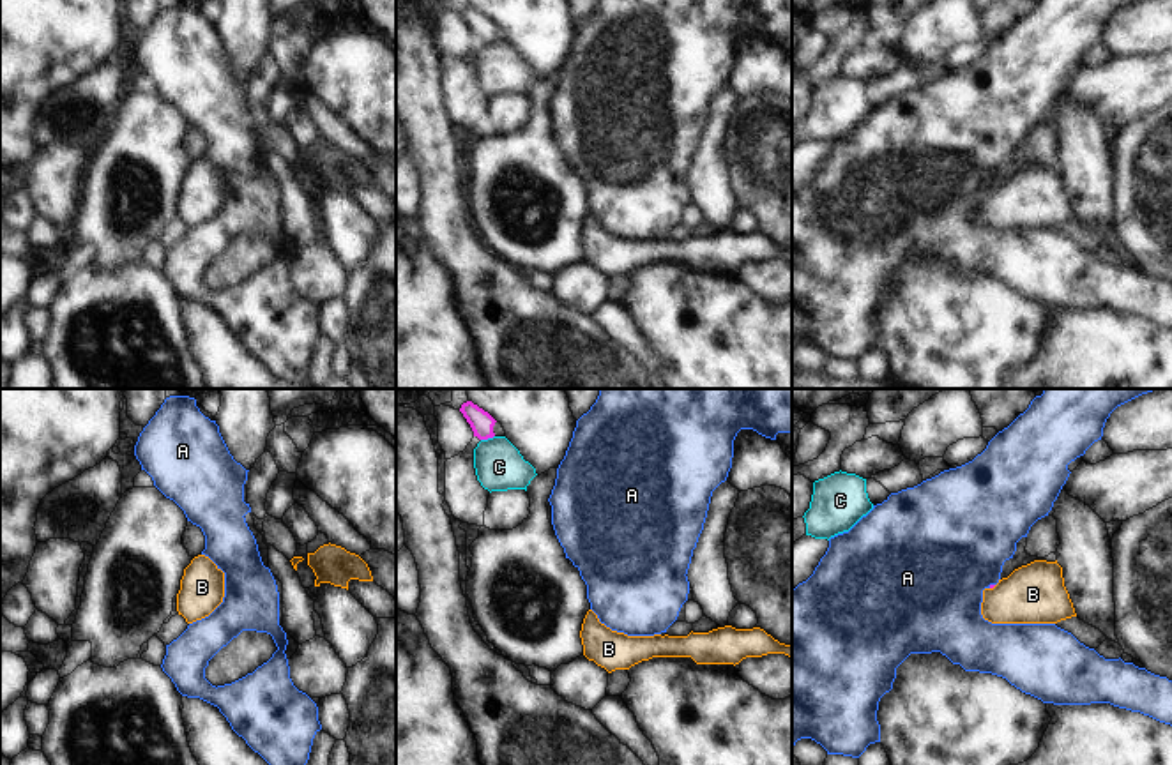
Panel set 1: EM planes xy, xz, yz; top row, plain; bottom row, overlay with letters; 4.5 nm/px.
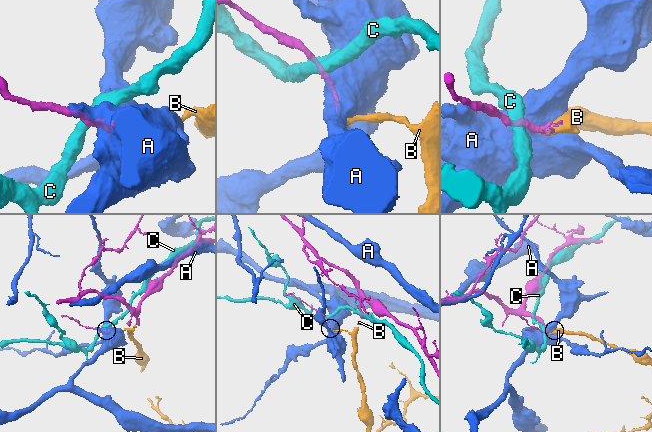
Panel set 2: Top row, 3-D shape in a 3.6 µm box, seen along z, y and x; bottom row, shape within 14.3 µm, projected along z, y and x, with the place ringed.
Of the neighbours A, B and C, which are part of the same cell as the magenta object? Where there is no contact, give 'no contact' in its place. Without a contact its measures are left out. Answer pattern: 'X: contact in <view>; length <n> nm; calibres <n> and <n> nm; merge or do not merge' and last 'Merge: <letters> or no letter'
A: contact in yz; length 40 nm; calibres 20 and 480 nm; do not merge
B: contact in yz; length 40 nm; calibres 20 and 280 nm; merge
C: contact in xz; length 70 nm; calibres 110 and 220 nm; do not merge
Merge: B

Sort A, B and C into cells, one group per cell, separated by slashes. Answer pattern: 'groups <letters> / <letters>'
groups A / B / C

